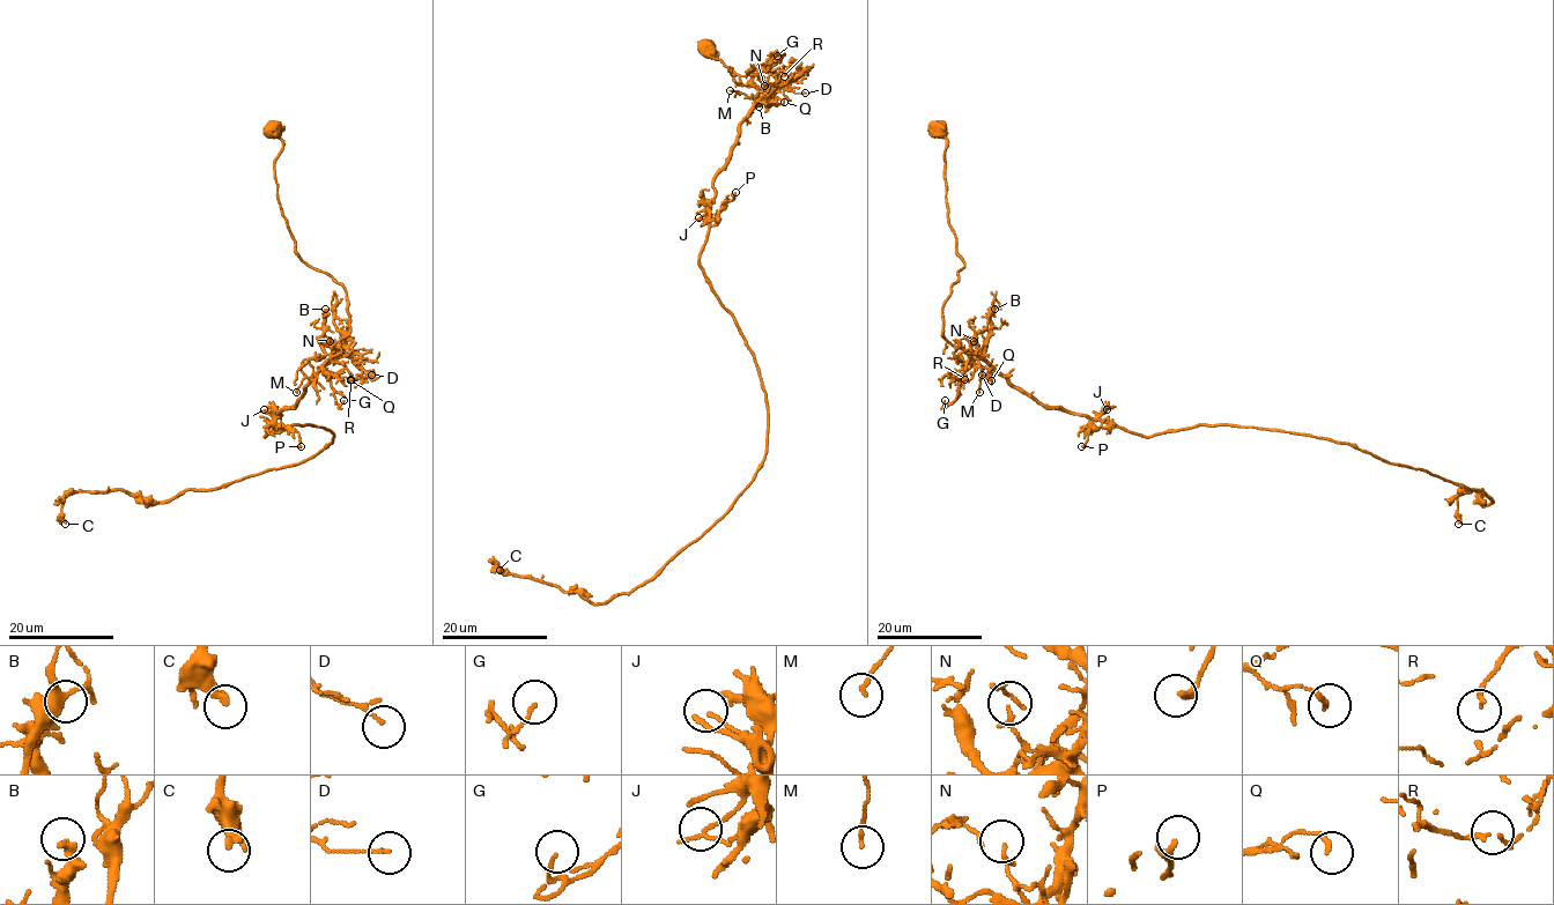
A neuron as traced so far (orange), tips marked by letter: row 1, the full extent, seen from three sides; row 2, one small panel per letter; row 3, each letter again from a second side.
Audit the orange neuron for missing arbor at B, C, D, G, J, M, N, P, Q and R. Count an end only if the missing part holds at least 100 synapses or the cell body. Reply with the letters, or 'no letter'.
no letter

